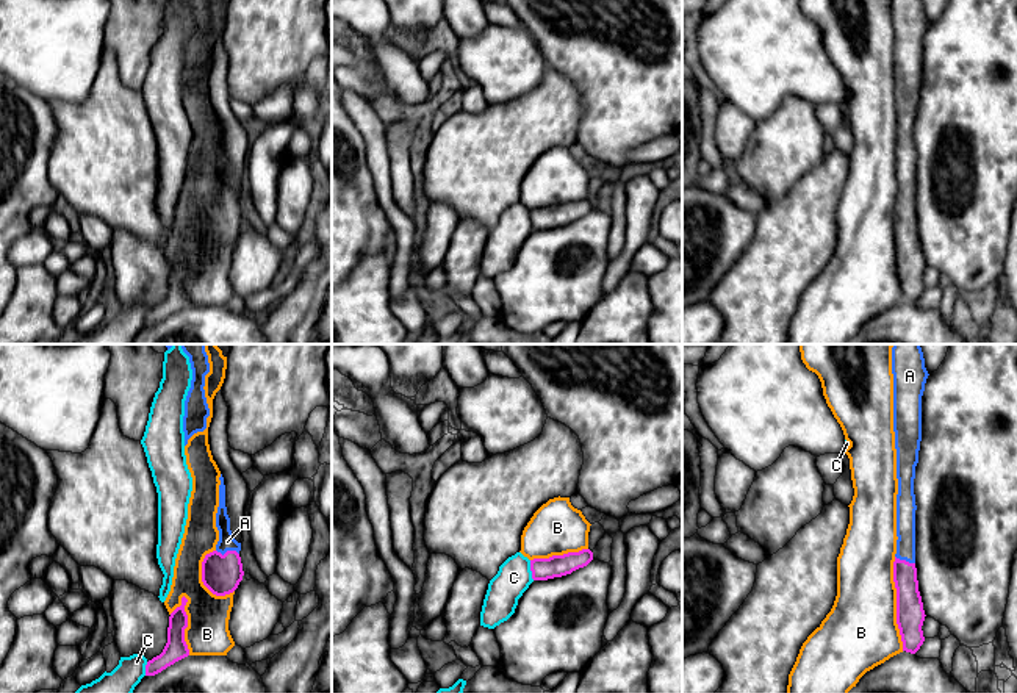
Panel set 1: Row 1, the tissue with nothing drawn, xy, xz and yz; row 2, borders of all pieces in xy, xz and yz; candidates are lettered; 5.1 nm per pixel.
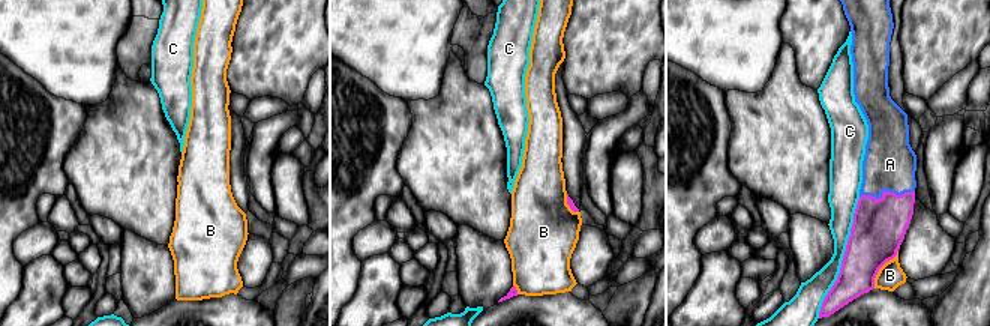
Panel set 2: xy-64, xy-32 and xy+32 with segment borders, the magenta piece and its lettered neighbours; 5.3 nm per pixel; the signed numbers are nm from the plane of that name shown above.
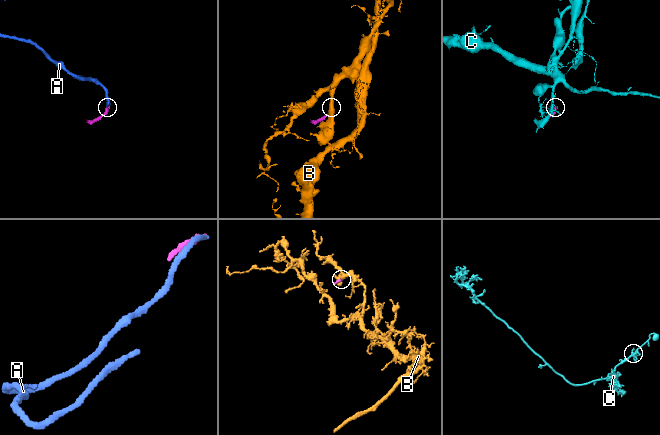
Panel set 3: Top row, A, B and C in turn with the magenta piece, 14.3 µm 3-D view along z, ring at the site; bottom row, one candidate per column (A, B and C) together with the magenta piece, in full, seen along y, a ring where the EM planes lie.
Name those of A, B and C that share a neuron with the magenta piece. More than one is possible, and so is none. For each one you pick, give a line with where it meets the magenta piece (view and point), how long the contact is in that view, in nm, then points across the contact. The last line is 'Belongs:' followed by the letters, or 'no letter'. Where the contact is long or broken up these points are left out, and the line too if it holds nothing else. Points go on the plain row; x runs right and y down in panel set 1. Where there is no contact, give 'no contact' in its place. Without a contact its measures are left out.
A: xy (227, 201) | 120 nm | across xy (221, 224), (227, 201), (227, 191)
Belongs: A

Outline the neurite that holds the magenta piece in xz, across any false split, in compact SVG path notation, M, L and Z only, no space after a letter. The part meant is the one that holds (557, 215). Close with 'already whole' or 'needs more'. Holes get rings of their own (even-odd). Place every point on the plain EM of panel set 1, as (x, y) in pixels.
M590 199L579 202L568 202L563 205L552 205L549 208L530 210L530 221L534 230L548 230L571 224L573 221L587 216L593 210Z | already whole

